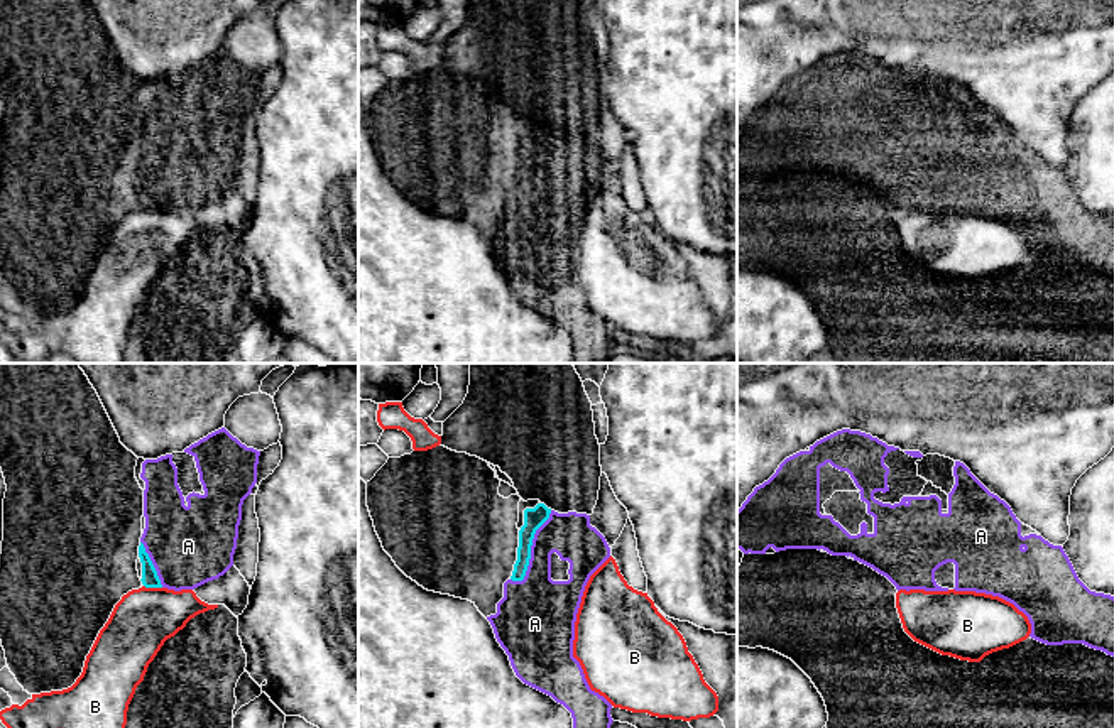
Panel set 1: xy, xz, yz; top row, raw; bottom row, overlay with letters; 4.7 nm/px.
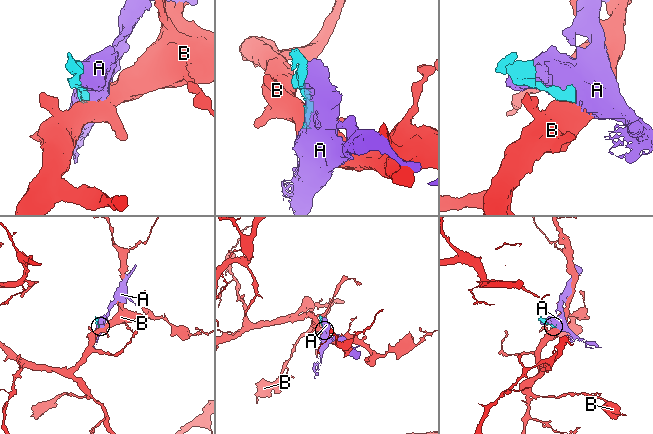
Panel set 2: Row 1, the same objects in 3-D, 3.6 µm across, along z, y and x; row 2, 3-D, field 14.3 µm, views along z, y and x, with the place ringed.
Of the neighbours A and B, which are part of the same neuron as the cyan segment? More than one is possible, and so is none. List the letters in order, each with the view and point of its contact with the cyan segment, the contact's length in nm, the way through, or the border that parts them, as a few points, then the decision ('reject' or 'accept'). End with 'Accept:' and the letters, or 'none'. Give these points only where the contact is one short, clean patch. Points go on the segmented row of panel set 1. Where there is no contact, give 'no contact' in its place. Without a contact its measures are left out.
A: meets cyan in xz at (529, 549); contact 400 nm long; accept
B: meets cyan in xy at (152, 586); contact 90 nm long; border along xy (144, 585), (161, 588); reject
Accept: A

